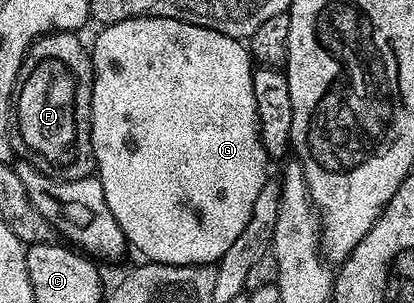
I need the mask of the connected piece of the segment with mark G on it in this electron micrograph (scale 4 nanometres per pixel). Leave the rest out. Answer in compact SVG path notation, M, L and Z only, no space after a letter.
M151 16L127 18L121 22L109 22L101 30L104 31L97 36L96 43L91 43L90 46L90 53L92 55L92 151L96 157L95 173L98 175L102 184L102 192L106 196L106 204L110 208L114 220L118 220L127 245L131 249L133 246L134 249L141 250L145 254L143 257L147 261L161 262L162 264L170 264L171 266L206 266L215 264L220 261L220 257L226 252L226 248L230 248L230 244L234 244L234 240L238 240L238 236L242 236L242 228L246 228L246 223L250 220L250 211L254 208L254 200L258 197L258 192L262 192L262 188L270 180L270 174L268 174L270 159L268 153L264 150L263 144L260 142L260 125L256 123L254 84L252 83L254 59L249 47L241 39L231 38L217 30L211 30L205 26L190 24L182 20L174 20L173 18L153 18Z

